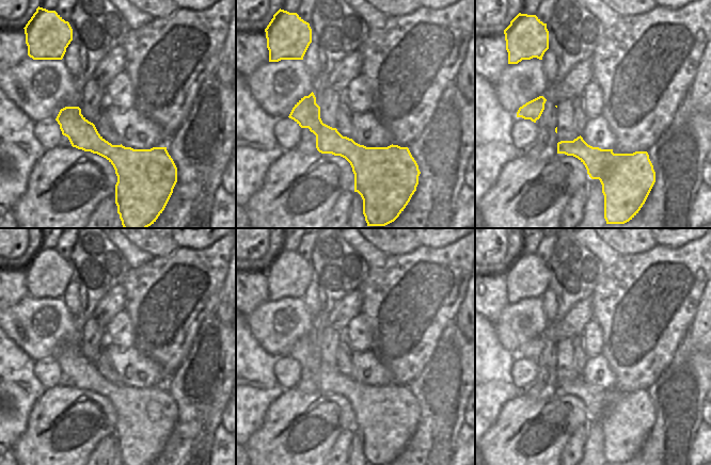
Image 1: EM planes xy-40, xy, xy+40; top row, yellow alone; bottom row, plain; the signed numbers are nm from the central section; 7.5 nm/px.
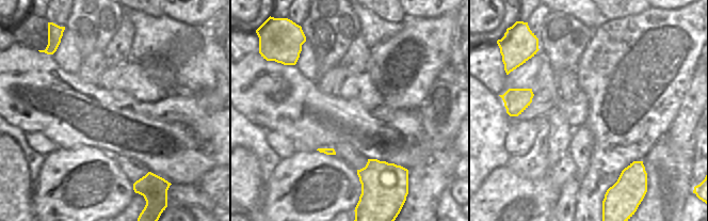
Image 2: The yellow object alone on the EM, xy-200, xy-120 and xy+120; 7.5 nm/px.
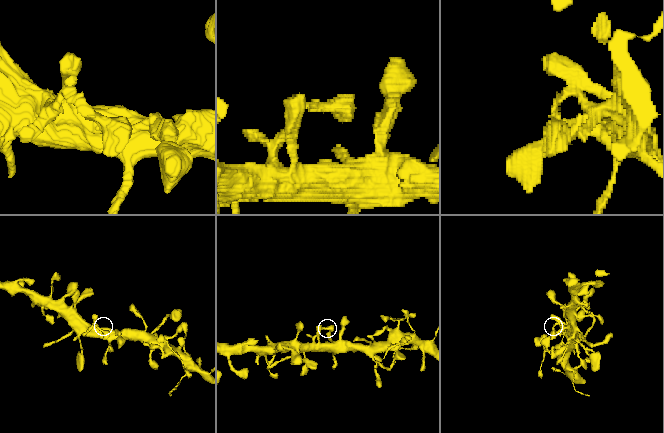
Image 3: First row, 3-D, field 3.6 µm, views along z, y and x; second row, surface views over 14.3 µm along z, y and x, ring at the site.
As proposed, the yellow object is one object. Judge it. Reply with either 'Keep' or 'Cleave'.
Keep

